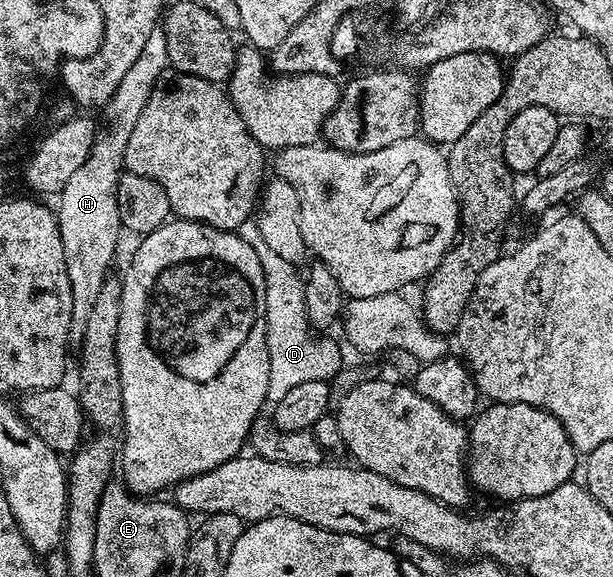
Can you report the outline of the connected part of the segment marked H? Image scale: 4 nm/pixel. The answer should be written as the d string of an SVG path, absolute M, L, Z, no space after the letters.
M158 29L147 37L147 45L143 45L139 57L135 57L127 73L123 73L123 79L103 108L105 128L96 132L87 161L79 165L60 193L61 204L55 207L55 214L63 241L67 281L71 281L73 324L69 330L70 340L79 341L83 337L87 316L99 298L99 289L103 289L103 281L110 278L109 269L114 266L115 245L121 227L117 186L123 174L127 141L131 141L131 129L135 129L135 121L139 121L139 113L143 113L143 105L147 105L154 84L166 74L168 67L166 41Z

